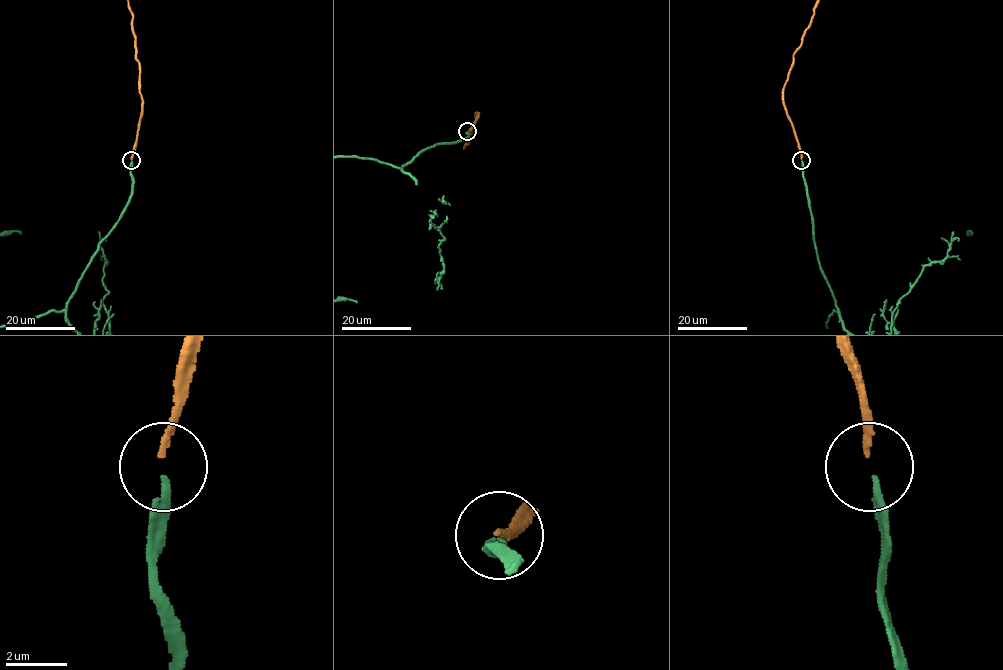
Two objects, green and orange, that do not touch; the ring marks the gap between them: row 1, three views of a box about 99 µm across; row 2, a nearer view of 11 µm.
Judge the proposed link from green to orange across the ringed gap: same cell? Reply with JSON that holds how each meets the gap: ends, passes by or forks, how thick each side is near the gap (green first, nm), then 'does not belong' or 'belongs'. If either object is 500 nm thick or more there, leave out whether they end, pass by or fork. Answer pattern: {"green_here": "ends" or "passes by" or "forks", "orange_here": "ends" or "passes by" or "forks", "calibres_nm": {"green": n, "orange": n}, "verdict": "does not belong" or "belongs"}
{"green_here": "ends", "orange_here": "ends", "calibres_nm": {"green": 200, "orange": 190}, "verdict": "belongs"}

